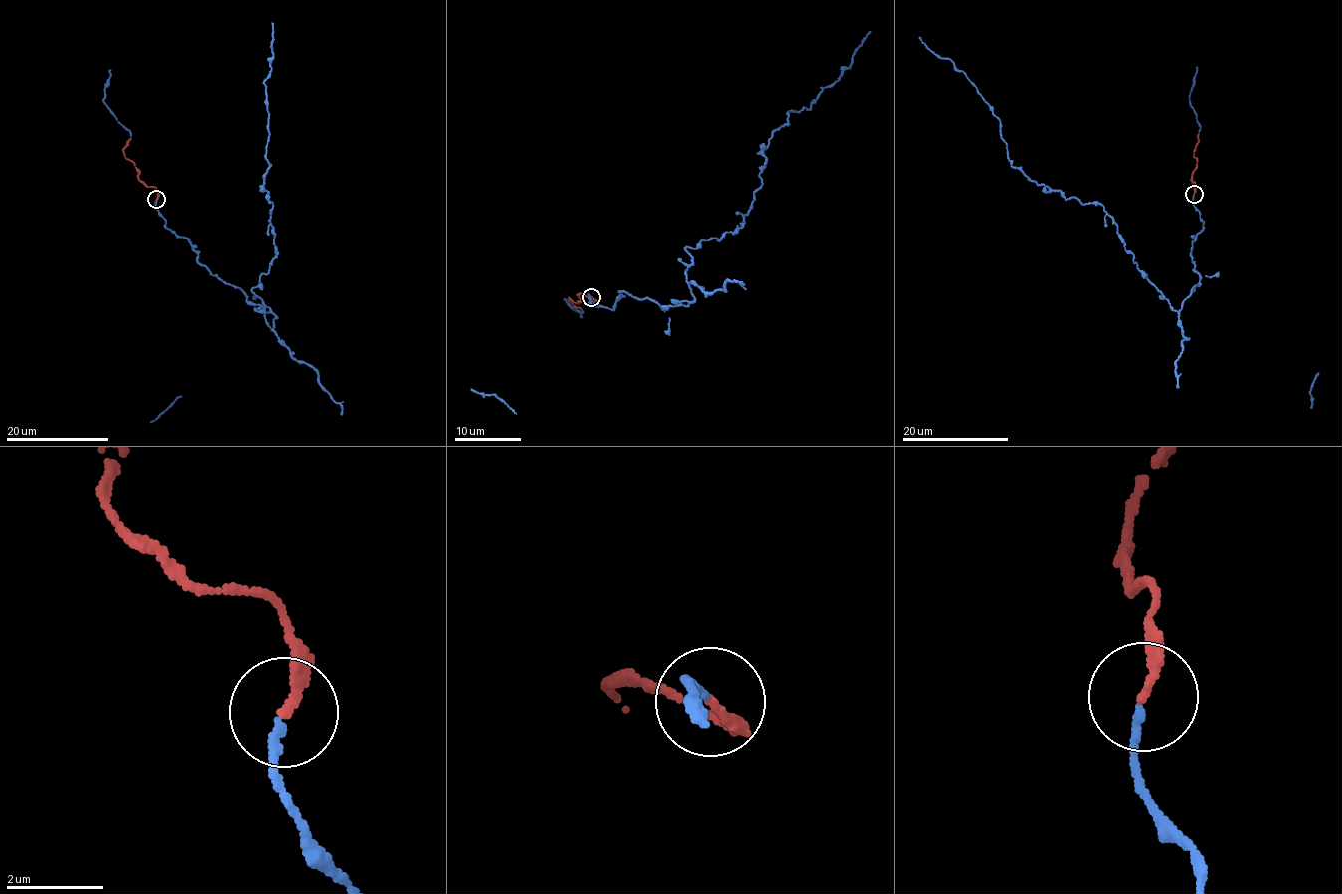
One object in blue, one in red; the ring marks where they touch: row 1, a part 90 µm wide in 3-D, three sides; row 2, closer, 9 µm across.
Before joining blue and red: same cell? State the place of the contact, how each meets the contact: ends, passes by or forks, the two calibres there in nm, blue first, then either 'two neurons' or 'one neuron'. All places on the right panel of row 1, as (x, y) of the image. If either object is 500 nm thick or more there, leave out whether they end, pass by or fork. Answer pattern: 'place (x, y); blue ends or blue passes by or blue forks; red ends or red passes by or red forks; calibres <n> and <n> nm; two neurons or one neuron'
place (1194, 194); blue ends; red ends; calibres 140 and 170 nm; one neuron

